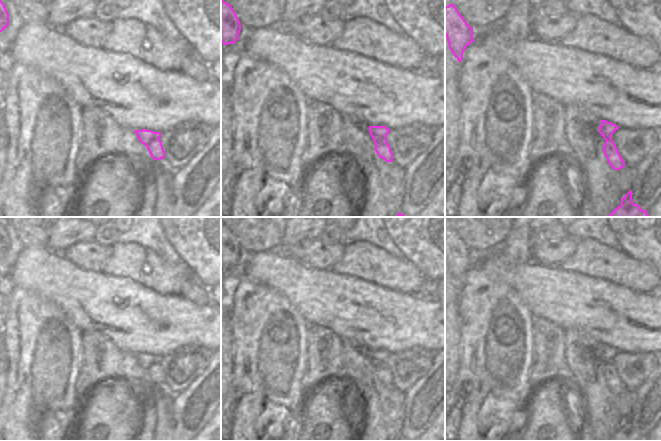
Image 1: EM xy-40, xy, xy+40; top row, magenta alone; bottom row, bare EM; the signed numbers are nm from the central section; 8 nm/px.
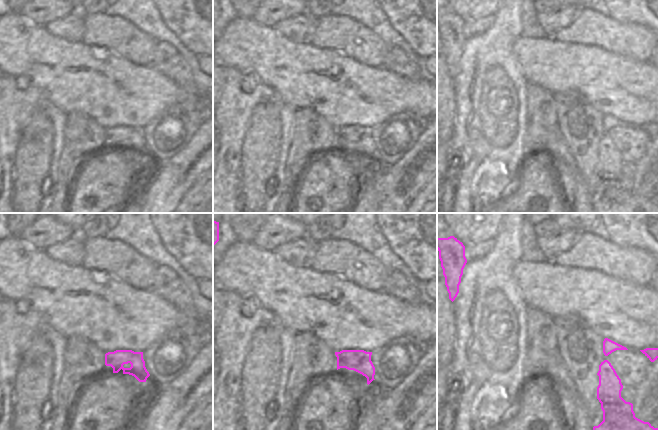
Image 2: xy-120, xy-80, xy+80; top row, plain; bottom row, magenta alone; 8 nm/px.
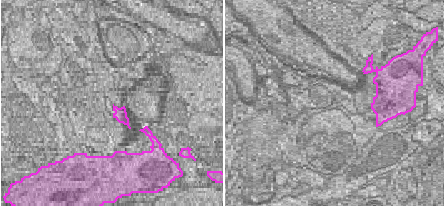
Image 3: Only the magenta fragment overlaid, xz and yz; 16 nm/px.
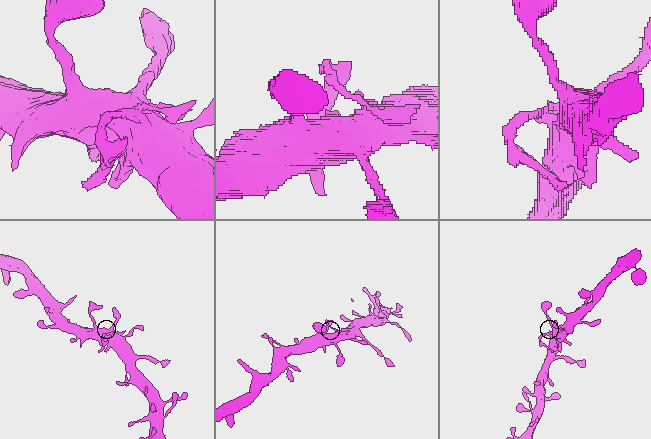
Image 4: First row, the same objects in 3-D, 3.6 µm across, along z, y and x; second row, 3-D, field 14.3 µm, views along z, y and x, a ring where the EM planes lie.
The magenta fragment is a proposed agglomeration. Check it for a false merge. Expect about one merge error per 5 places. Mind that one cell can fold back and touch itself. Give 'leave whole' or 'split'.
split

